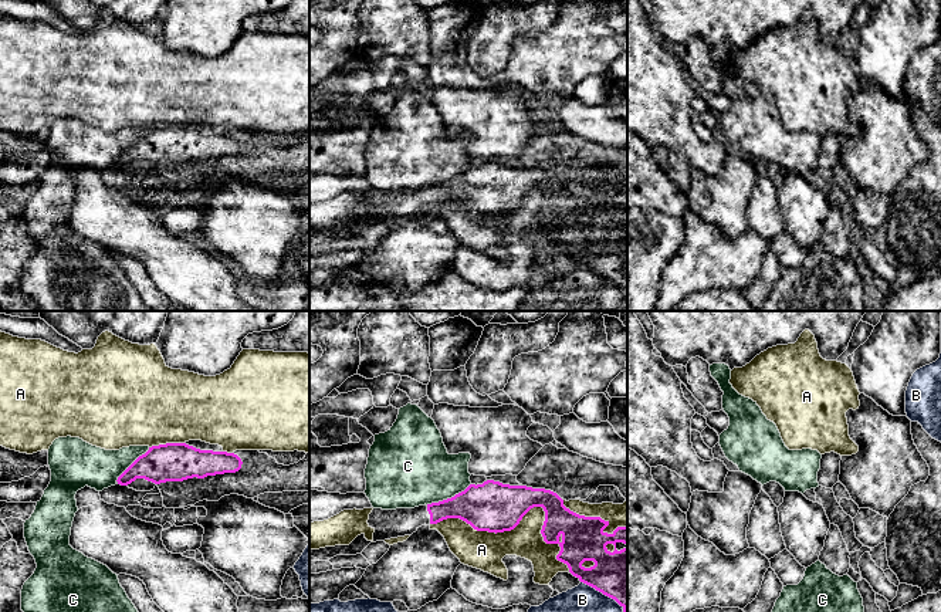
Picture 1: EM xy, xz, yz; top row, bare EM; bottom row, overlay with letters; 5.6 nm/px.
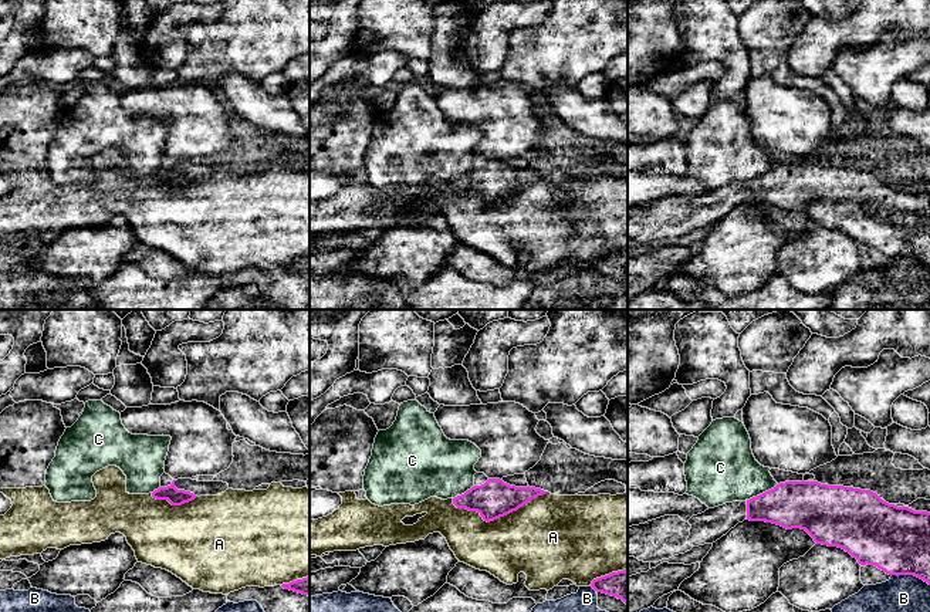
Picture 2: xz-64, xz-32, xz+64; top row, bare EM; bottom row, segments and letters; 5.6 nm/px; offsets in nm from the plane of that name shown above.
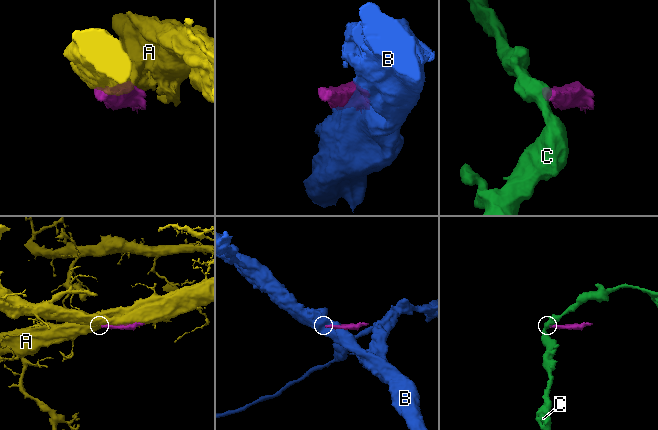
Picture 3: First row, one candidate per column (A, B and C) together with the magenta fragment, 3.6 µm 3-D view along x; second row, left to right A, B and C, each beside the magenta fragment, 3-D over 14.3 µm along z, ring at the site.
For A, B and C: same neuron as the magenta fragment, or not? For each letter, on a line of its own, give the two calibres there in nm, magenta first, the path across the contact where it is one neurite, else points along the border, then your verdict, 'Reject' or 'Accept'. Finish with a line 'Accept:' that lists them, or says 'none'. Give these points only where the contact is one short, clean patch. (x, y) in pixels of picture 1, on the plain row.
A: Thickness 280 nm (magenta) against 190 nm. Reject
B: Thickness 300 nm (magenta) against 420 nm. Reject
C: Thickness 280 nm (magenta) against 420 nm. Boundary: xz (470, 165), (450, 179), (426, 186). Reject
Accept: none

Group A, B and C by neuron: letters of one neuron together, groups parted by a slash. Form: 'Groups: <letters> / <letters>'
Groups: A / B / C

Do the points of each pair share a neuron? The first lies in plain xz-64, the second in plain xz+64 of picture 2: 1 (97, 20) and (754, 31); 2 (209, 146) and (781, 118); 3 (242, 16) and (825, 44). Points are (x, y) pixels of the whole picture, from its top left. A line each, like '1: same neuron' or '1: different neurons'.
1: different neurons
2: same neuron
3: different neurons

